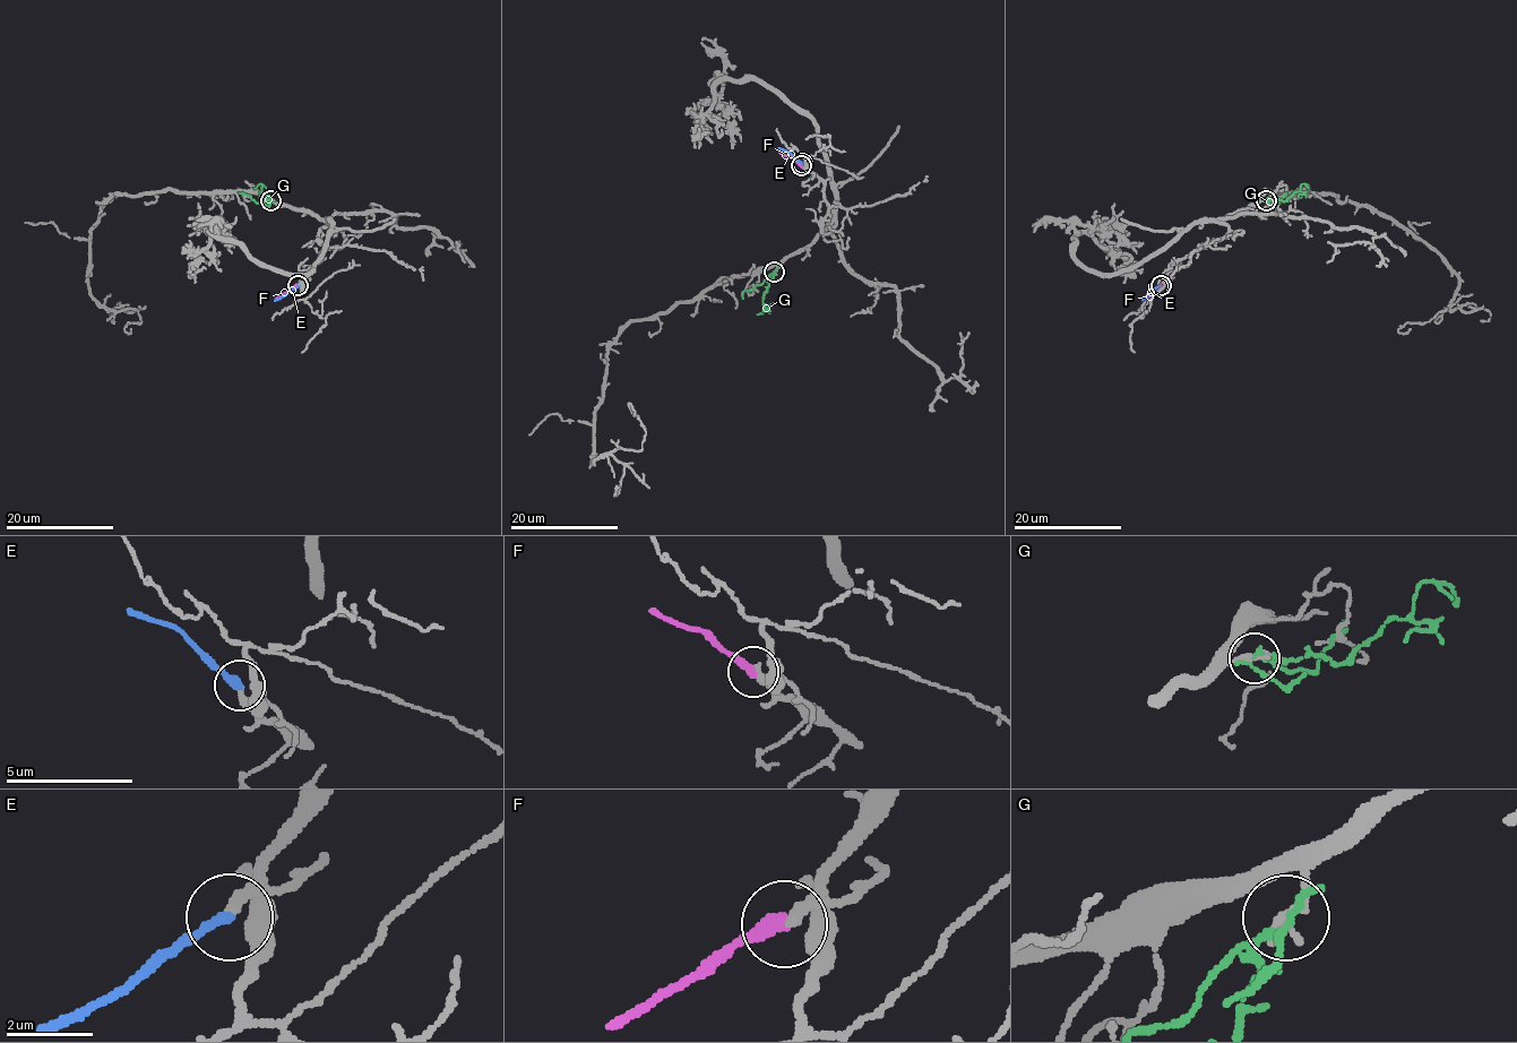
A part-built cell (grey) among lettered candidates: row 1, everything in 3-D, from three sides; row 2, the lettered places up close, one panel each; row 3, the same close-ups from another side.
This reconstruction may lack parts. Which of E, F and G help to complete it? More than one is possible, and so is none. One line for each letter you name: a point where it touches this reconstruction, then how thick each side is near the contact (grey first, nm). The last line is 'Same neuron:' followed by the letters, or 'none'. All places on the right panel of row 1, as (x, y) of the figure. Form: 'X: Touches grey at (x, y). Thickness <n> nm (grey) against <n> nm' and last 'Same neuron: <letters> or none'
F: Touches grey at (1161, 285). Thickness 280 nm (grey) against 360 nm
Same neuron: F

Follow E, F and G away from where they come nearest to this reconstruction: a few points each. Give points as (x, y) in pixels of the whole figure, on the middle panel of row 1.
E: (802, 164), (778, 147)
F: (801, 165), (779, 152)
G: (774, 272), (764, 298), (765, 309), (757, 315)

